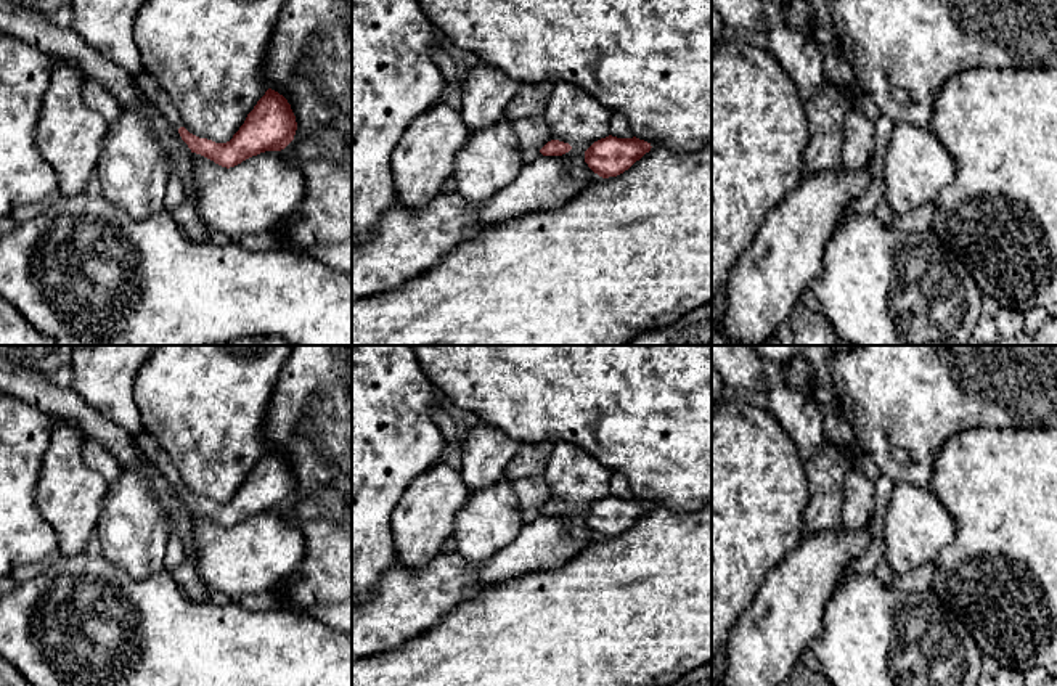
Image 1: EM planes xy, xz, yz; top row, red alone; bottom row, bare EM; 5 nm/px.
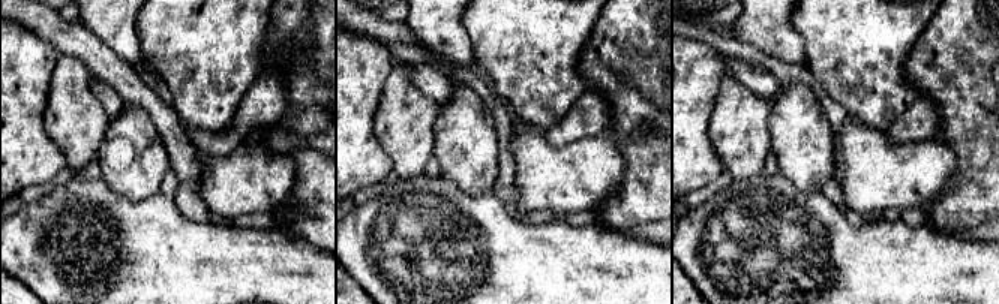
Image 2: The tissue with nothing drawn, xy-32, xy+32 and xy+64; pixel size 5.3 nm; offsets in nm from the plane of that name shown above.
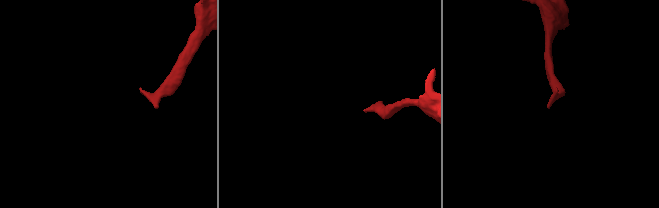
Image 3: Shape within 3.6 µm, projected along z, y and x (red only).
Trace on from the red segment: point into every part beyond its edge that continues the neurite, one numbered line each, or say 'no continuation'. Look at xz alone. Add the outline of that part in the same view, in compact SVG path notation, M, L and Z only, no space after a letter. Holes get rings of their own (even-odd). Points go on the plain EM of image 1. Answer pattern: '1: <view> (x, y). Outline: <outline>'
no continuation

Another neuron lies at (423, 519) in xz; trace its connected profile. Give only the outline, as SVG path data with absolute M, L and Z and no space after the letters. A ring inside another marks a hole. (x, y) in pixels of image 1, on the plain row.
M443 461L419 474L390 516L397 561L418 570L442 554L455 519L471 492L459 471Z

